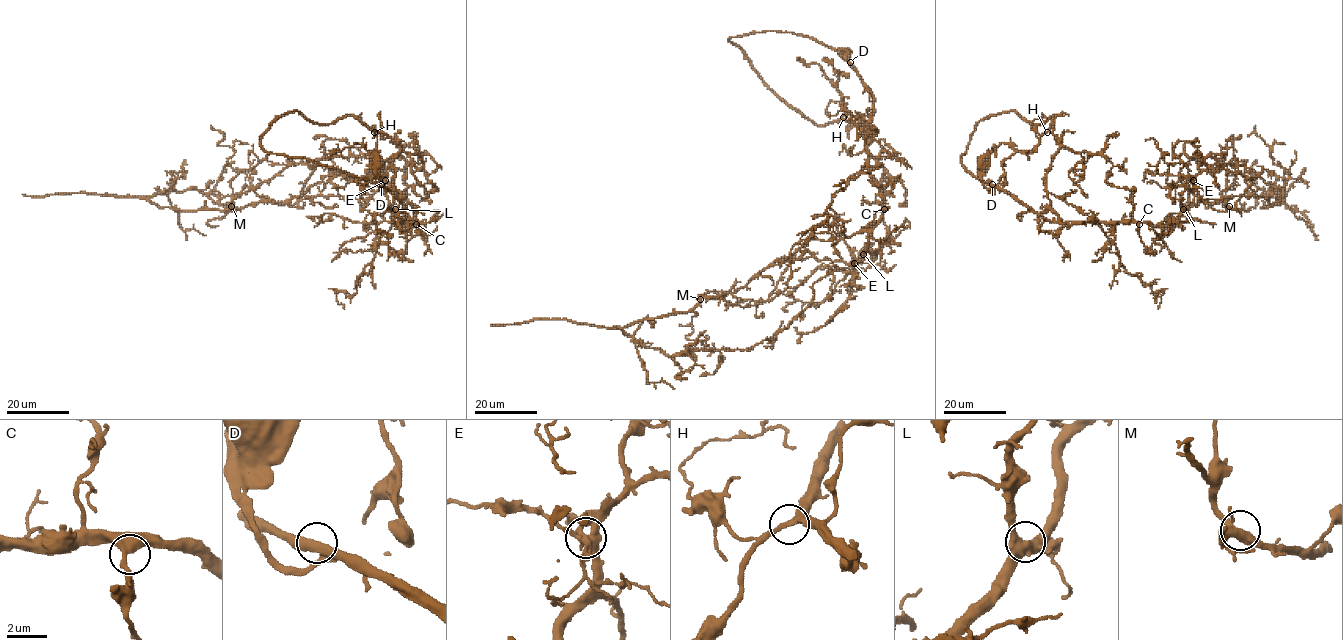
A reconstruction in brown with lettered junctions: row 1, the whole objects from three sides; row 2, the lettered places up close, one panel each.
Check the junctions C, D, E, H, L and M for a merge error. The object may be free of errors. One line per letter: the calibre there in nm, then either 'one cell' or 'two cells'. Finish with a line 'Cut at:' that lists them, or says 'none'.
C: 420 nm thick; one cell
D: 360 nm thick; one cell
E: 400 nm thick; two cells
H: 360 nm thick; one cell
L: 500 nm thick; one cell
M: 400 nm thick; one cell
Cut at: E

